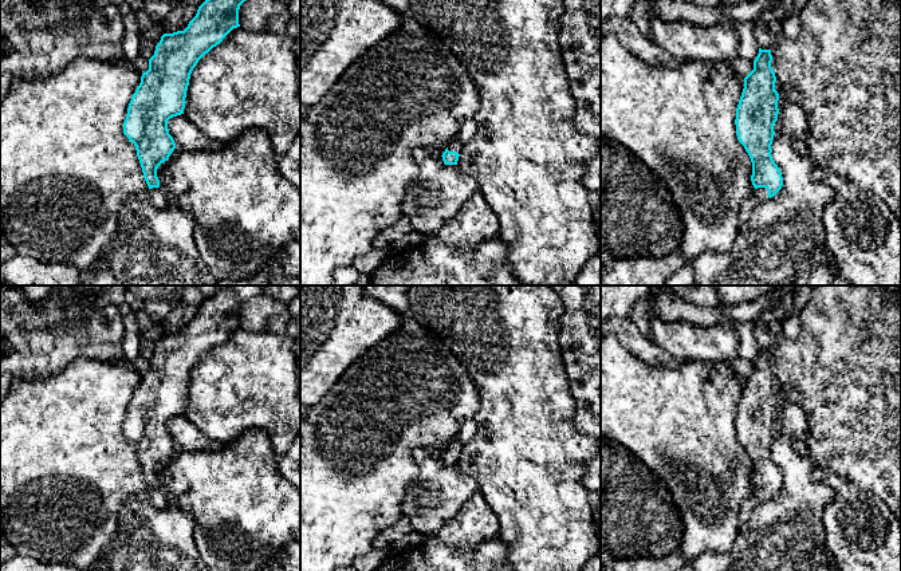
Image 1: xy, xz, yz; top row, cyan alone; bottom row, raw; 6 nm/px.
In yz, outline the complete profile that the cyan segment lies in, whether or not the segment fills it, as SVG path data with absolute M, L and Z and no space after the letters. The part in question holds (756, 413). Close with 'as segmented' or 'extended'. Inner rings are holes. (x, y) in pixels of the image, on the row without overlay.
M759 348L754 370L744 378L744 389L736 409L736 436L752 462L754 491L741 501L740 529L749 521L752 511L774 497L783 487L782 472L772 460L774 425L778 421L779 394L771 367L771 350Z | extended

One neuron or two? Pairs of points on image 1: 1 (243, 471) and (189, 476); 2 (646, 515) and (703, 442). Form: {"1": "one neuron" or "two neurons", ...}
{"1": "one neuron", "2": "two neurons"}

